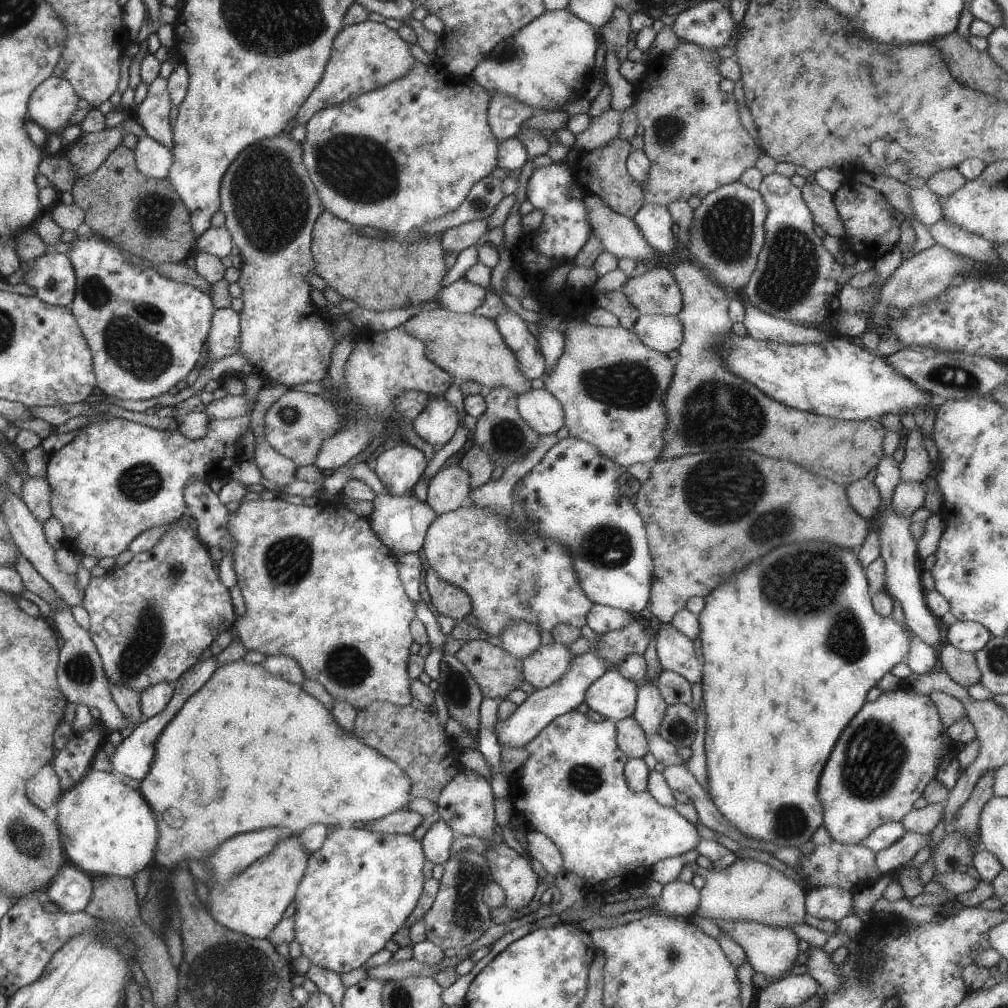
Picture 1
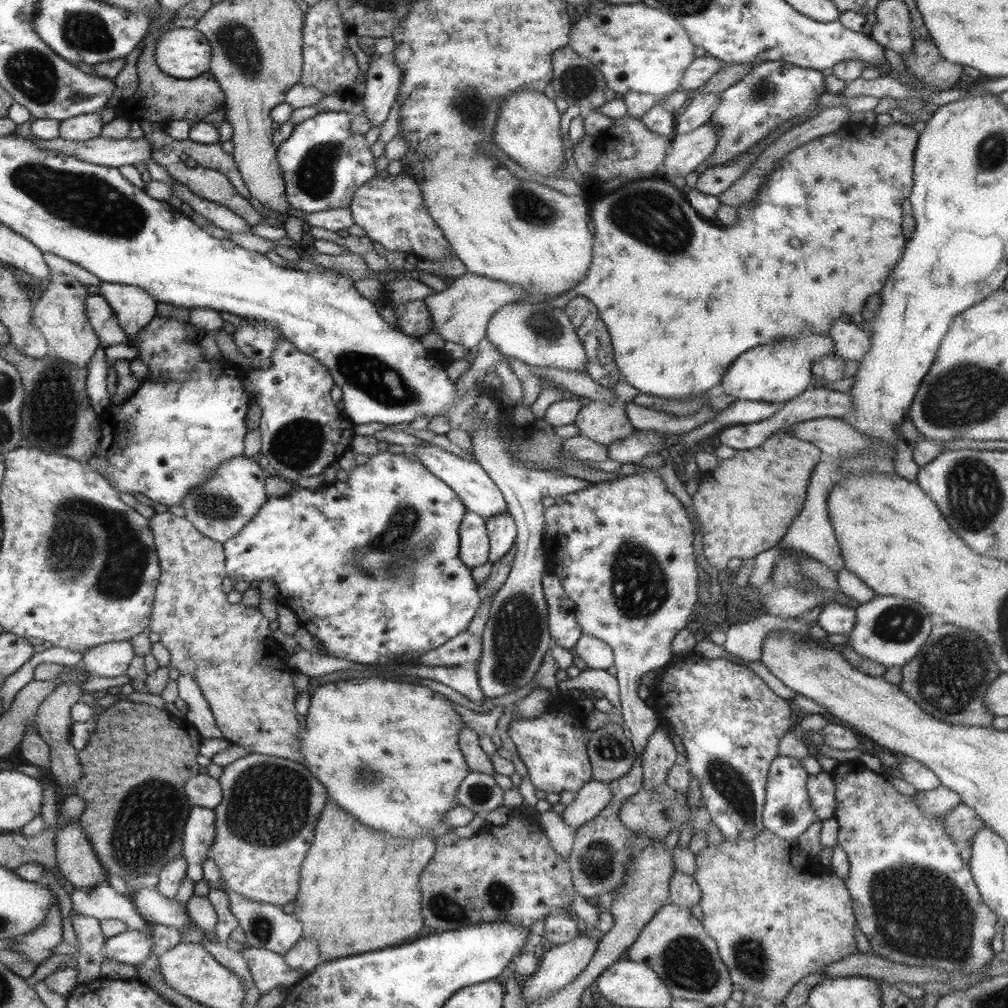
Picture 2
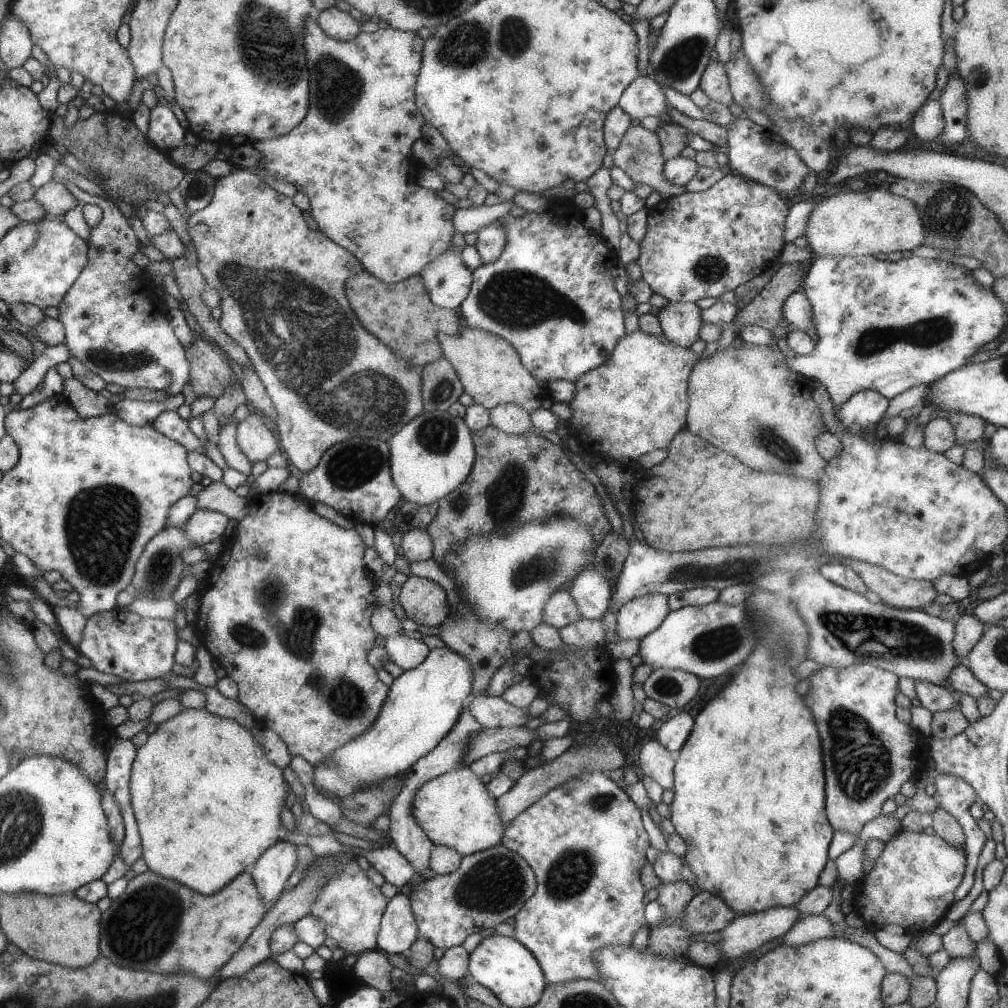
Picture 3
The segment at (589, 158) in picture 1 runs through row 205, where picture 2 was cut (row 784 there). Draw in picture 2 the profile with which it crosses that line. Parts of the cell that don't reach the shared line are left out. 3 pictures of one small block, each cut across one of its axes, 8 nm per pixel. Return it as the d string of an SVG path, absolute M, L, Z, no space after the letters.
M635 758L631 770L625 776L621 776L619 780L605 782L605 784L609 786L609 792L611 792L609 804L595 818L591 818L589 822L585 822L583 826L577 828L575 840L571 846L571 856L567 858L569 868L571 868L571 876L573 876L573 888L575 888L575 892L579 892L587 900L593 896L601 896L605 892L613 892L623 884L625 864L629 862L629 858L633 854L631 846L635 844L637 834L629 832L621 824L619 810L627 802L629 796L637 794L643 788L643 766Z

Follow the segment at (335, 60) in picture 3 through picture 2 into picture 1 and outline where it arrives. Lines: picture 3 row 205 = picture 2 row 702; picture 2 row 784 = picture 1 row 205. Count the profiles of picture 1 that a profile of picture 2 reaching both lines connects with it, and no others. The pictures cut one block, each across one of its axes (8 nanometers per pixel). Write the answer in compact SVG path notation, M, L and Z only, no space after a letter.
M417 62L415 68L409 70L409 74L405 74L403 78L399 78L397 82L391 82L387 86L383 86L381 90L369 92L369 94L361 94L359 98L351 98L341 106L327 106L325 110L319 110L309 122L307 122L307 136L301 144L303 148L303 164L309 172L311 182L317 188L317 196L325 208L325 212L335 214L335 218L343 218L345 222L351 222L355 228L381 228L389 234L389 242L401 242L405 244L405 248L409 248L411 244L419 242L419 240L427 240L427 238L435 238L439 240L441 234L427 234L425 226L431 220L437 220L449 212L455 212L455 208L459 204L463 204L465 196L471 192L471 188L485 176L491 174L491 170L495 170L499 166L497 162L497 152L499 152L499 140L495 138L495 134L491 132L489 120L487 120L487 106L489 106L489 92L479 86L473 78L465 76L453 76L449 74L439 62L435 64L421 64Z

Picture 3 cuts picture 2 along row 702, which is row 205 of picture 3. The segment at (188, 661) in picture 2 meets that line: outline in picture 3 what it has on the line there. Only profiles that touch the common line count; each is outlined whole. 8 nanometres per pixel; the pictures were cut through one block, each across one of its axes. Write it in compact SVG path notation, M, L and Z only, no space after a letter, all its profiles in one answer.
M235 168L231 174L227 174L227 176L223 176L215 182L211 202L203 210L199 210L199 212L195 212L187 218L187 228L189 228L189 236L191 236L191 240L195 244L195 252L197 252L197 256L195 256L197 260L193 260L193 262L199 268L199 272L203 274L207 290L217 290L219 296L221 296L219 308L221 308L223 314L221 314L219 326L229 338L233 338L245 350L247 358L251 360L253 370L257 372L259 380L263 382L263 386L265 386L265 390L267 390L267 394L269 394L269 398L271 398L271 402L277 410L275 422L279 426L279 442L283 444L281 452L283 452L283 456L287 458L289 464L293 464L297 470L307 474L319 464L319 460L321 460L321 456L325 454L327 448L331 448L339 442L347 442L349 438L357 438L357 436L387 442L399 430L403 430L403 426L407 422L411 422L413 418L417 418L425 410L423 400L421 400L423 366L411 366L411 362L405 362L405 358L399 358L399 354L393 354L389 348L379 344L379 340L373 334L369 334L355 318L355 310L351 308L351 302L347 298L345 282L349 278L353 278L355 274L359 274L363 270L363 264L359 262L359 258L355 258L343 246L335 244L323 232L317 232L317 236L315 236L315 232L309 230L305 220L301 218L301 212L293 206L291 198L279 194L277 190L273 190L269 184L265 184L259 176L251 174L249 170Z

